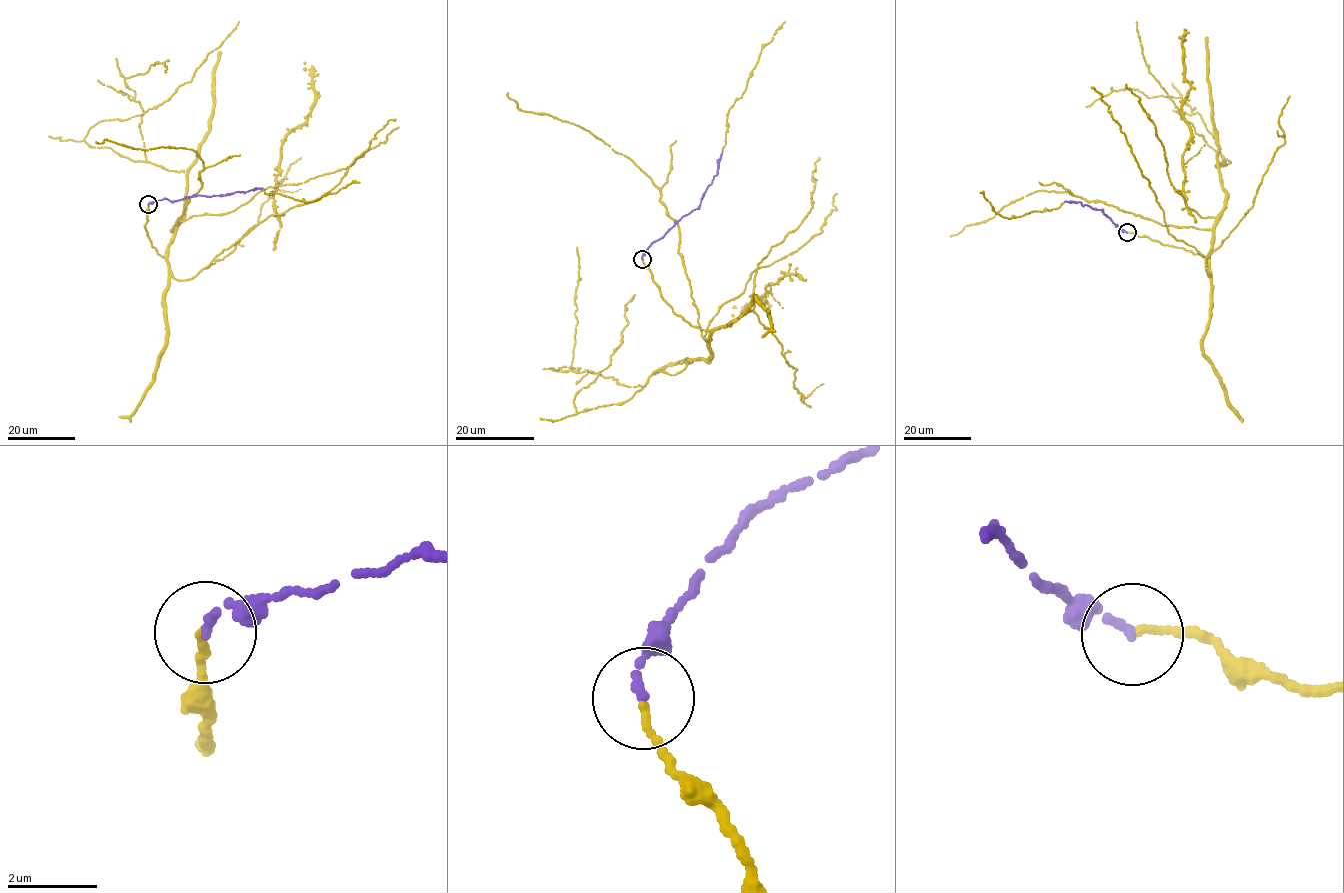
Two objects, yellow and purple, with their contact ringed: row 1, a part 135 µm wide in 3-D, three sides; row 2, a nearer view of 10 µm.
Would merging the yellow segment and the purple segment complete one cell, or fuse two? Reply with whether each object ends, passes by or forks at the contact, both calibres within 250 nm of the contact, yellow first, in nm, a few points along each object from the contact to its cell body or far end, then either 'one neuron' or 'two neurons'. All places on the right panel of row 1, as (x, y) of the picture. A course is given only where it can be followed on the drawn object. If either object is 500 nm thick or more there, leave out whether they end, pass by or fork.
yellow ends there; purple ends there; 160 nm thick on the yellow side, 200 nm on the other; yellow runs (1127, 233), (1208, 258), (1225, 195), (1217, 162), (1224, 165), (1215, 165), (1229, 162), (1150, 72), (1136, 22); purple runs (1126, 233), (1100, 210), (1082, 206), (1081, 202), (1064, 202); one neuron

